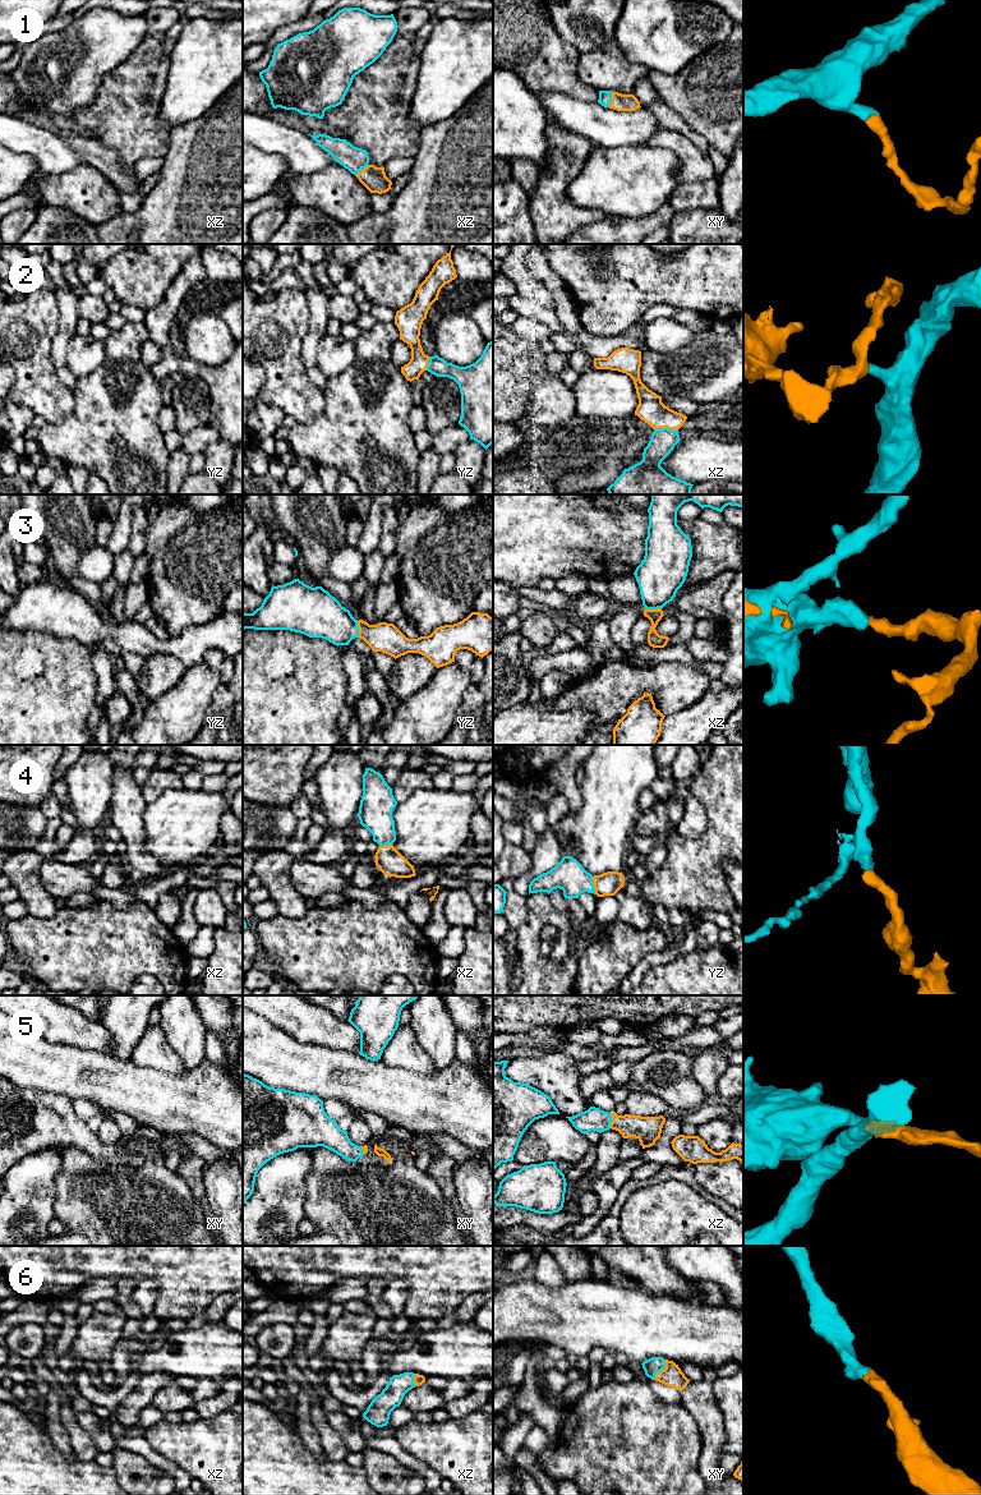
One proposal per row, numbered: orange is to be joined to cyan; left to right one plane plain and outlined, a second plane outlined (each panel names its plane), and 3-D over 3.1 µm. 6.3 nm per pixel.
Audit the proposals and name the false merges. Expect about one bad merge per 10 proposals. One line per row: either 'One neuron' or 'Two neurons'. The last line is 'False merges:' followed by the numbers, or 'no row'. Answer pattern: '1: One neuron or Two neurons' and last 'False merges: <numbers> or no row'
1: One neuron
2: One neuron
3: One neuron
4: One neuron
5: One neuron
6: One neuron
False merges: no row

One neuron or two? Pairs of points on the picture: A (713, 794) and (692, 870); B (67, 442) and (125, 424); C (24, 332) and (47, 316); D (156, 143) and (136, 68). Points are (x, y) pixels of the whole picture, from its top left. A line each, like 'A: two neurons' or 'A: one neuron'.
A: one neuron
B: one neuron
C: one neuron
D: one neuron

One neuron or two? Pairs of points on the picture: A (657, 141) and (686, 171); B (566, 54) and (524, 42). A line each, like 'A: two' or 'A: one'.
A: one
B: one

